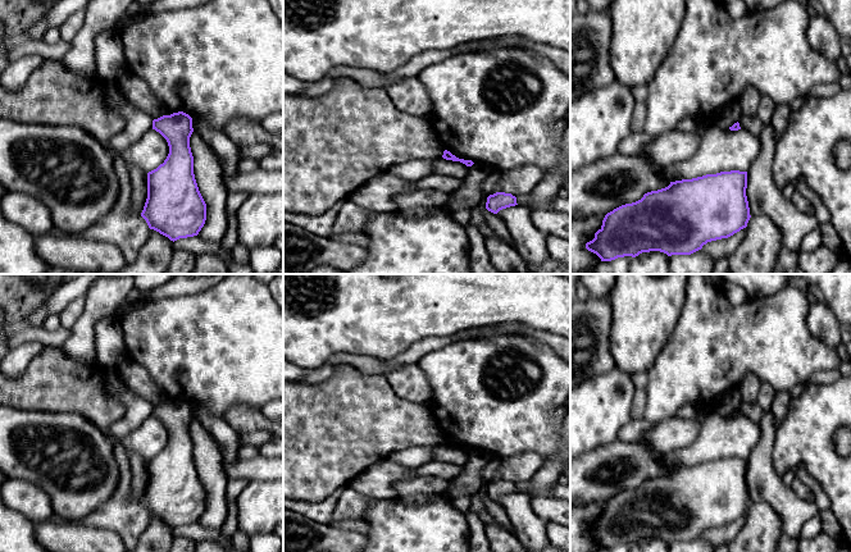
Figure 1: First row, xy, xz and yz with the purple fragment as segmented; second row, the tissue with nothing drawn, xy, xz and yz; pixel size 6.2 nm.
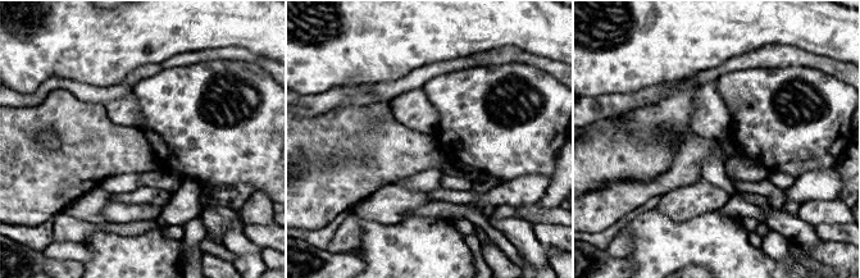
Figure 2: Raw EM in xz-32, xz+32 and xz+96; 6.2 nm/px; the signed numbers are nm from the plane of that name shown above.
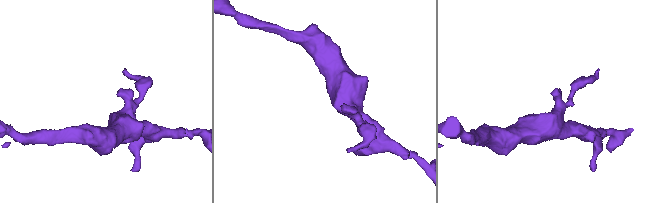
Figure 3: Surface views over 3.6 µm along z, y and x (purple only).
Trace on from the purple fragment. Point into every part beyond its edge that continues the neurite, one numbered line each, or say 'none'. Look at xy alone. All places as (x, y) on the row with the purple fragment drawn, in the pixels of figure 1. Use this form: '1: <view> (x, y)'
none

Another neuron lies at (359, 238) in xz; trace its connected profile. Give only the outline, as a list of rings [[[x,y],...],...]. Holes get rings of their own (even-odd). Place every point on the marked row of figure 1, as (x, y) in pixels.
[[[342,232],[332,238],[338,243],[356,245],[367,247],[369,245],[369,238],[361,232]]]

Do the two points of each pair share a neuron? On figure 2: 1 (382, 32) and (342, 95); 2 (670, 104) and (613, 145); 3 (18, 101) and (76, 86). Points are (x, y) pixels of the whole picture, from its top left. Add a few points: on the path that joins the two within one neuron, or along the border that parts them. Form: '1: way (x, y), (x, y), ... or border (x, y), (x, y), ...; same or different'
1: border (341, 86), (312, 95); different
2: way (656, 118), (627, 145); same
3: way (32, 100), (50, 85), (62, 85); same

